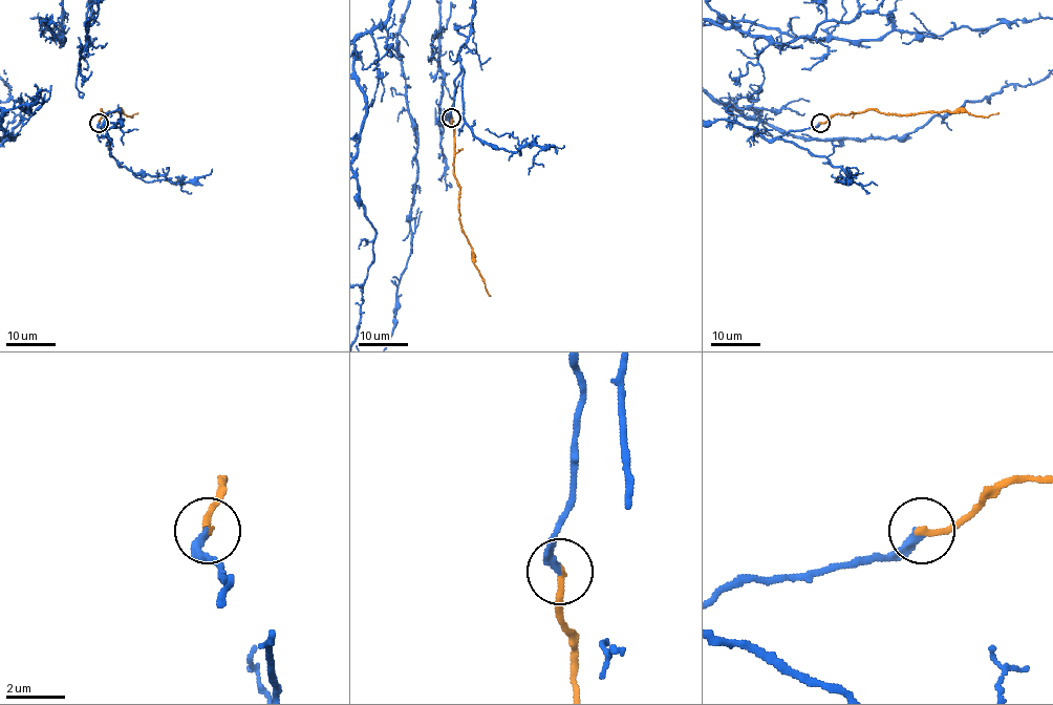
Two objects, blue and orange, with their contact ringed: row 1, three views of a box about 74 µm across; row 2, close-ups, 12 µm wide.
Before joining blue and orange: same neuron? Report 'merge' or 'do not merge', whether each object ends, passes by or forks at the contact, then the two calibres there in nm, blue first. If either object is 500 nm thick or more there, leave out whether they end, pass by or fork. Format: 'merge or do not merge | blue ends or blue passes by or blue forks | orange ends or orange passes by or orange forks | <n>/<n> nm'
merge | blue ends | orange ends | 280/240 nm

